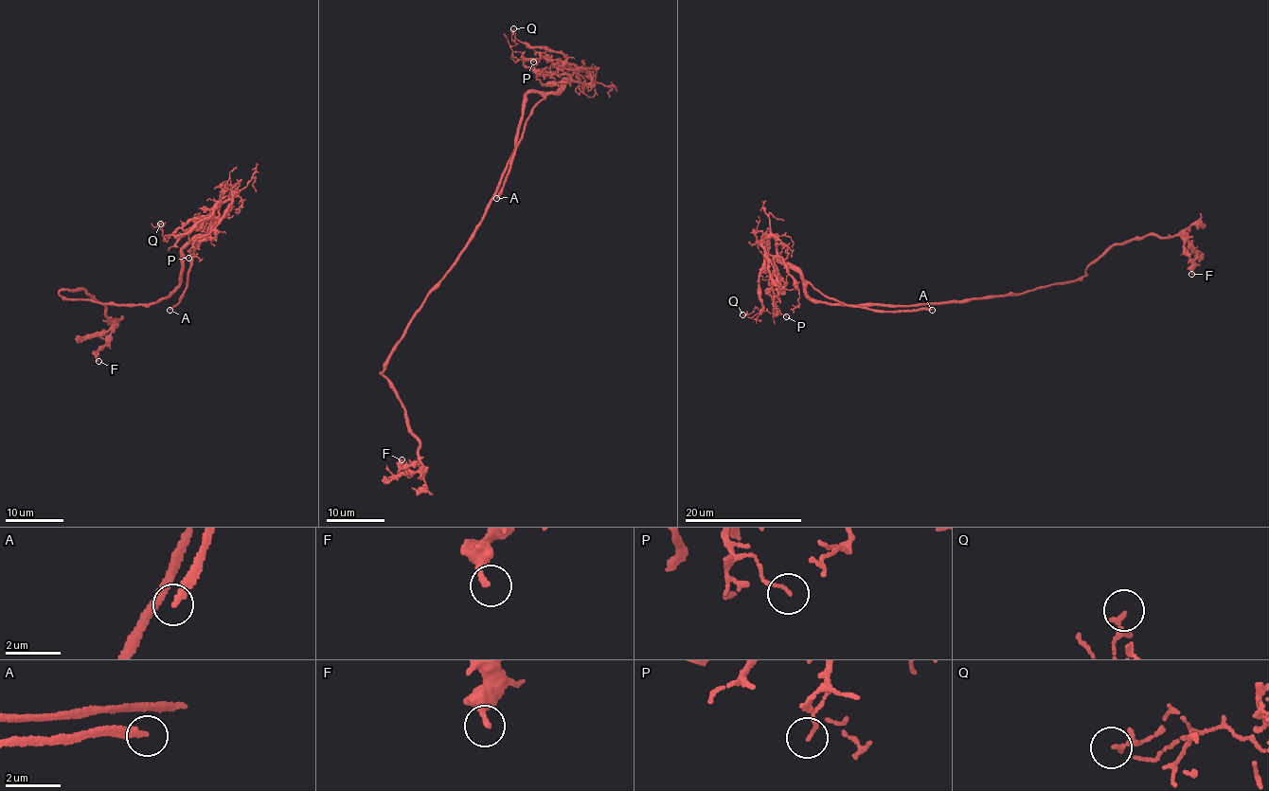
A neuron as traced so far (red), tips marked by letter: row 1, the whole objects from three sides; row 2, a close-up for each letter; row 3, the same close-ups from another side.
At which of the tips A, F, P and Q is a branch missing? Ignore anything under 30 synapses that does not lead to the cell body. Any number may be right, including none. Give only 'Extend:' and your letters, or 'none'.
Extend: A

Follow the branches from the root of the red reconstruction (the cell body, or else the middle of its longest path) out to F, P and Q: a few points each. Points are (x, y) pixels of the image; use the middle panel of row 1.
F: (474, 229), (382, 371), (404, 409), (407, 431), (419, 442), (422, 465), (404, 464), (402, 459)
P: (474, 229), (512, 153), (523, 96), (552, 94), (573, 74), (588, 72), (587, 67), (542, 56), (533, 62)
Q: (474, 229), (512, 153), (523, 96), (552, 94), (566, 83), (512, 55), (513, 28)

